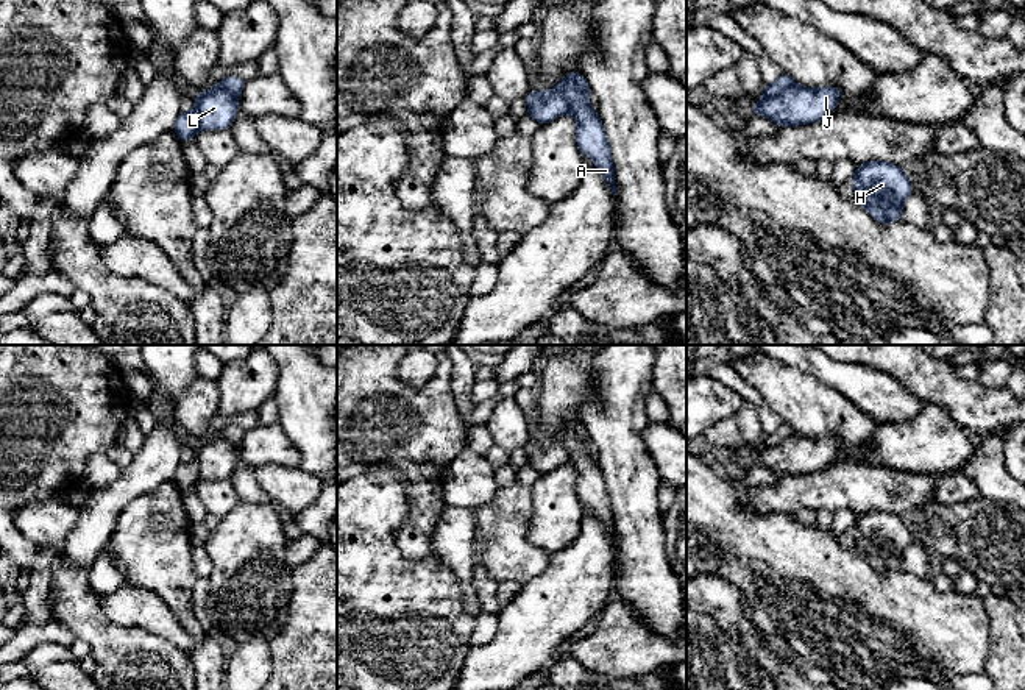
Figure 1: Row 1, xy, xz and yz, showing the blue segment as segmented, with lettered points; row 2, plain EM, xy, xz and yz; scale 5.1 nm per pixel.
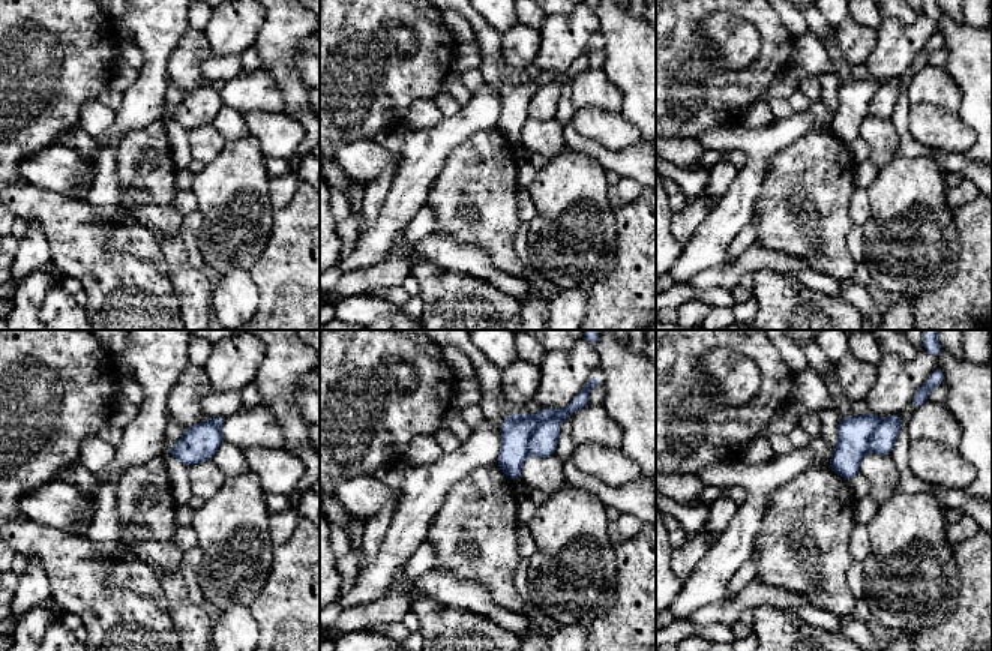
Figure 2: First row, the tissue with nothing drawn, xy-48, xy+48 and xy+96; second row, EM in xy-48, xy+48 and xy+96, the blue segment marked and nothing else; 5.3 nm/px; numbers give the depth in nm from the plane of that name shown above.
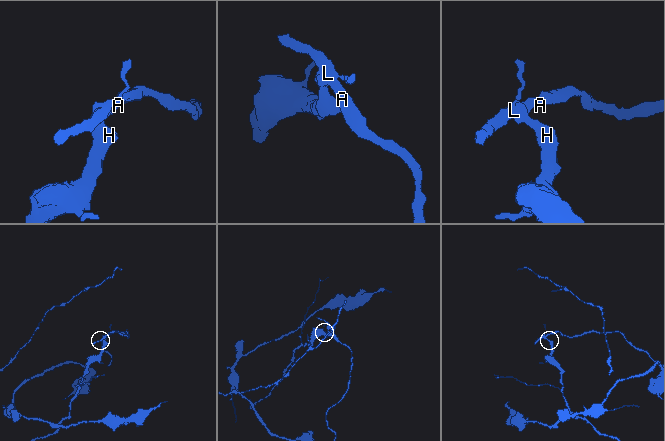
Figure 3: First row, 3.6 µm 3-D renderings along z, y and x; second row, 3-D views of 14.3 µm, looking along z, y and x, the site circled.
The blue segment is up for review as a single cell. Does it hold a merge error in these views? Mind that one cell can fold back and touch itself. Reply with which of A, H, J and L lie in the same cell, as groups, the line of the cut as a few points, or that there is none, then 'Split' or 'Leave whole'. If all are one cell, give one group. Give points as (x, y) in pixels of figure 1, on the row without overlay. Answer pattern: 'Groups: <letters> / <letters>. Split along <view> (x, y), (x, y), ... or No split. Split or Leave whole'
Groups: A J L / H. Split along yz (794, 433), (765, 447). Split

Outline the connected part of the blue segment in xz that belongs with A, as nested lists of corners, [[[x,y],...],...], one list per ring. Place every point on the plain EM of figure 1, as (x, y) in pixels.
[[[576,421],[565,425],[555,434],[554,442],[559,442],[568,451],[568,462],[577,473],[574,485],[577,496],[582,504],[593,509],[596,518],[608,532],[615,548],[616,529],[608,489],[598,461],[590,456],[588,446],[579,439],[576,432]]]

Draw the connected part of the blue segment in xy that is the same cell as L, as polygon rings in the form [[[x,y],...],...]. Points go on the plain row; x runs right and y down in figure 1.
[[[212,436],[200,443],[197,459],[200,479],[228,479],[237,467],[237,446],[223,437]]]

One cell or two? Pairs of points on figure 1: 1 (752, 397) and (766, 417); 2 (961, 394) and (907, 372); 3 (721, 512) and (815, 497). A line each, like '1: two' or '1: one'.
1: one
2: one
3: two

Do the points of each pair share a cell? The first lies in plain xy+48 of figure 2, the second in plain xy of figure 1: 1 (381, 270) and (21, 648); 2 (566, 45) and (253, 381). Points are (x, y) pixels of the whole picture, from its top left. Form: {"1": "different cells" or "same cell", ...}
{"1": "same cell", "2": "same cell"}

